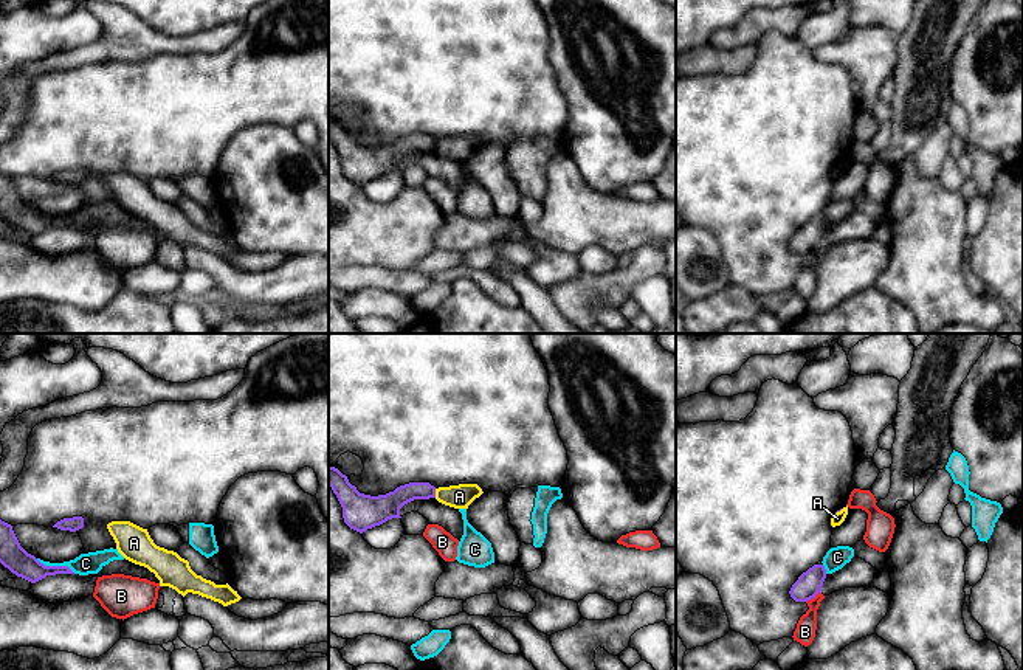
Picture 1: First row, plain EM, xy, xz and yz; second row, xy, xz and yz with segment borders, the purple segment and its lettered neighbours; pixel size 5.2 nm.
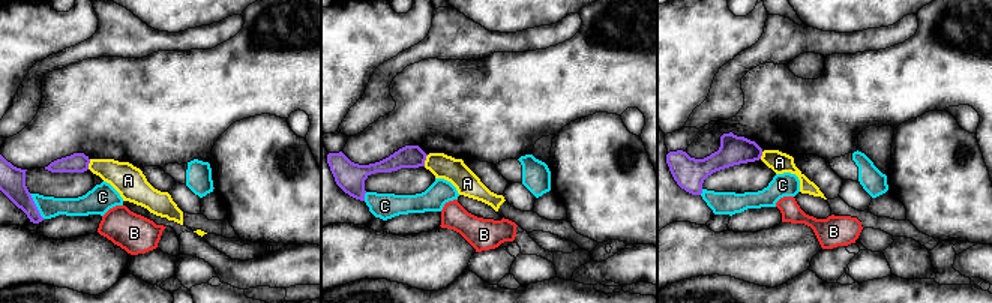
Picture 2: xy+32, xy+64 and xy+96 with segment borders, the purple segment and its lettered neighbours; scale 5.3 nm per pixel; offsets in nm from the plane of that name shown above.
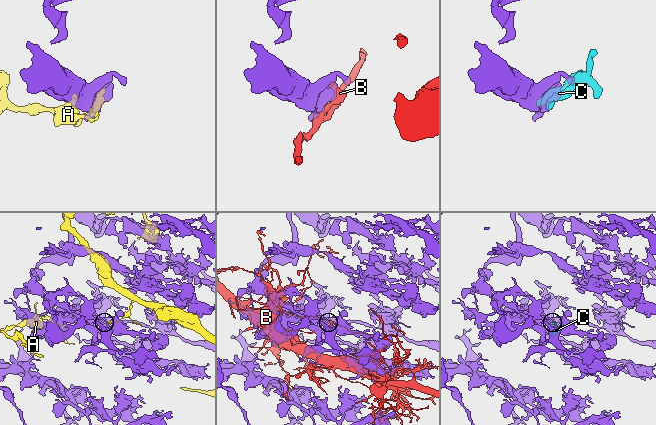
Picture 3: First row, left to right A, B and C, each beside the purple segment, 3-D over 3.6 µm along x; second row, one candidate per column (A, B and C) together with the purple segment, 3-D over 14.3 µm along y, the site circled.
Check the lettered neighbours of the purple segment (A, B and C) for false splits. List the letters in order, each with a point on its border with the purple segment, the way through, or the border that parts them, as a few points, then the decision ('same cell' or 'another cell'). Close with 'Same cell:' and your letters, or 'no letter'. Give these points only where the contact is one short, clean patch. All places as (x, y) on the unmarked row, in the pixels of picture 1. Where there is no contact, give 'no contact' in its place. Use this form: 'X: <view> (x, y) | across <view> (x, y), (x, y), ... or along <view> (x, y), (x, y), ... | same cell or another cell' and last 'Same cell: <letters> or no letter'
A: xz (434, 146) | another cell
B: yz (812, 250) | another cell
C: xy (56, 219) | along xy (36, 211), (45, 217), (67, 217), (75, 225) | another cell
Same cell: no letter

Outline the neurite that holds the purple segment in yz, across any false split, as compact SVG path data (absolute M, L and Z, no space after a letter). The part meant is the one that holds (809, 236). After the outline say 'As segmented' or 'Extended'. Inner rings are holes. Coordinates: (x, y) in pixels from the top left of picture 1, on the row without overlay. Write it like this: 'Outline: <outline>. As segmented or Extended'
Outline: M814 217L803 225L792 237L789 247L795 254L808 254L822 245L823 234L826 231L826 222L823 217Z. As segmented

